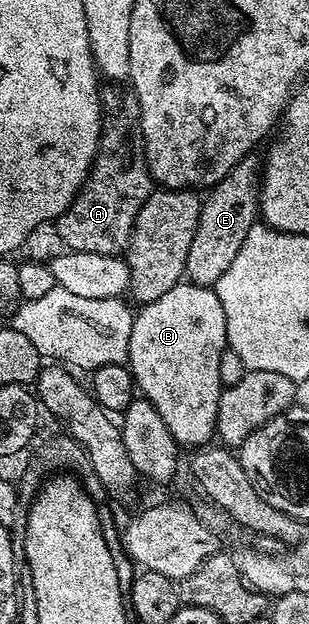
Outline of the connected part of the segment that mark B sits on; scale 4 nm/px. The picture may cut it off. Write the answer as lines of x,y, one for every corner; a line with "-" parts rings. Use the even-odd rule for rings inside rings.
180,283
134,314
127,365
135,377
136,390
157,407
161,419
165,419
165,427
169,427
169,435
173,435
180,447
206,446
212,440
210,437
216,436
219,394
225,388
221,383
221,355
226,348
225,307
221,307
221,299
217,299
214,288

